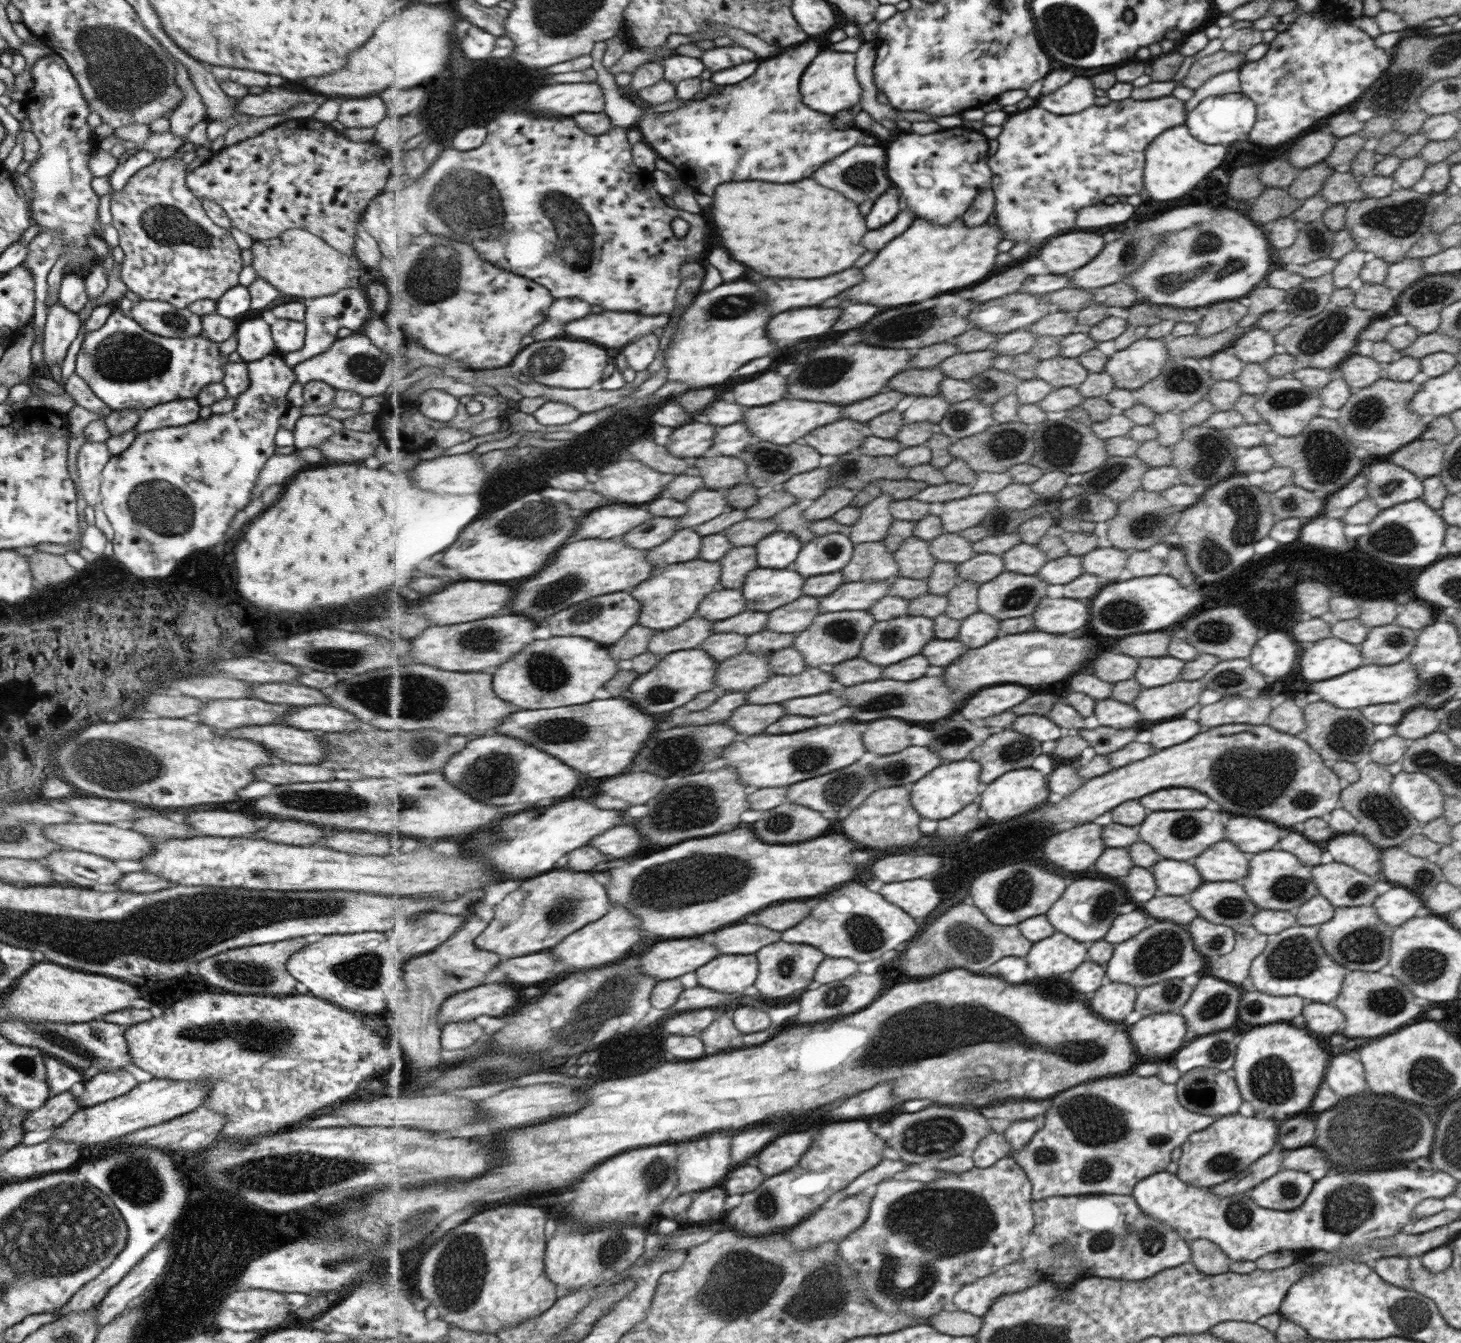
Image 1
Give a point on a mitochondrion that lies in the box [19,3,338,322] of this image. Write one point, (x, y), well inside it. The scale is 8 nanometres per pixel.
(125, 76)

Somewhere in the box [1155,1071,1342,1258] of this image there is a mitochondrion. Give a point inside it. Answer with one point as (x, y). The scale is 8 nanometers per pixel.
(1197, 1093)

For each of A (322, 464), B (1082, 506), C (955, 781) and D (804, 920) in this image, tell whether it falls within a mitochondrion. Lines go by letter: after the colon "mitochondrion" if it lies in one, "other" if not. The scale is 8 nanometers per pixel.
A: other
B: mitochondrion
C: other
D: other

